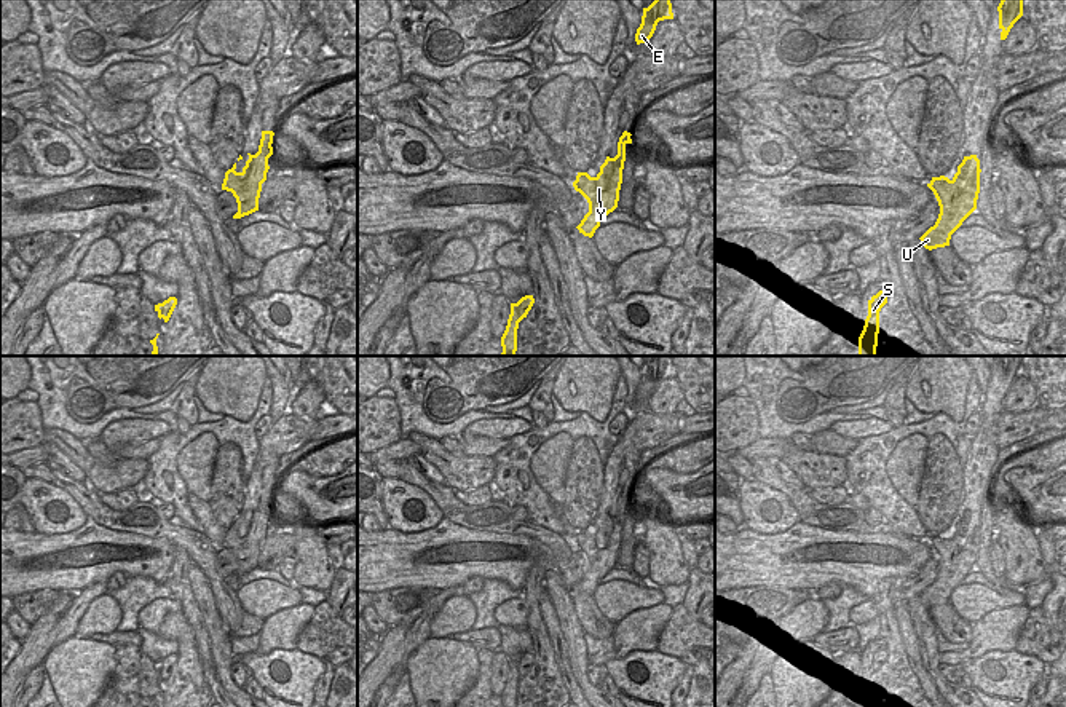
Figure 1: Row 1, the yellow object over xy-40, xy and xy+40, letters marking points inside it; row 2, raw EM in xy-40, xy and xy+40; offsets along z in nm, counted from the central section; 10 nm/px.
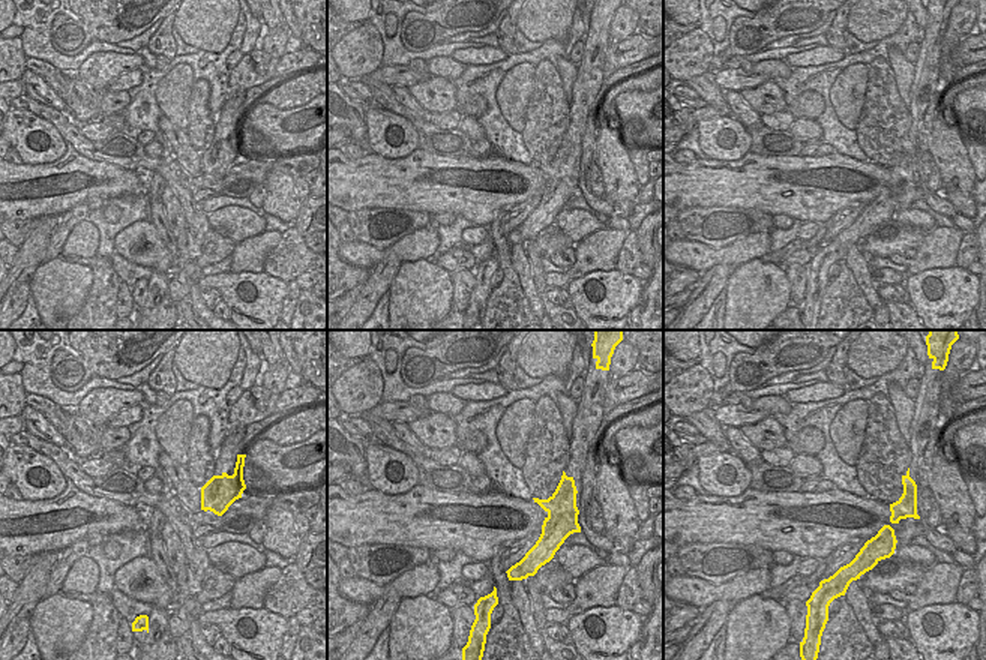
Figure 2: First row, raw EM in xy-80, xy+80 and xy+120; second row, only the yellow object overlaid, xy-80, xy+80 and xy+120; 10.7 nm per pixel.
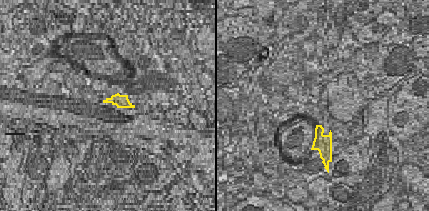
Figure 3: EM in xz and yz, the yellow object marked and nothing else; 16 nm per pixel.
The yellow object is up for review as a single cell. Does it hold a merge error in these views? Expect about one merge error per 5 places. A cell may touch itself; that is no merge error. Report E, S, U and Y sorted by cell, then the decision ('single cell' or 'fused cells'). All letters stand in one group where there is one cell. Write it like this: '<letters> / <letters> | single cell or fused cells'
E S U Y | single cell

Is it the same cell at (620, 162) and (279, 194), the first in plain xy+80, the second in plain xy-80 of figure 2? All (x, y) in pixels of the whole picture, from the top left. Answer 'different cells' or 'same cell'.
same cell

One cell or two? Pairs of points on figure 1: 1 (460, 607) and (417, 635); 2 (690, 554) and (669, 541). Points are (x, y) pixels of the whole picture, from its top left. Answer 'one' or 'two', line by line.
1: two
2: two

